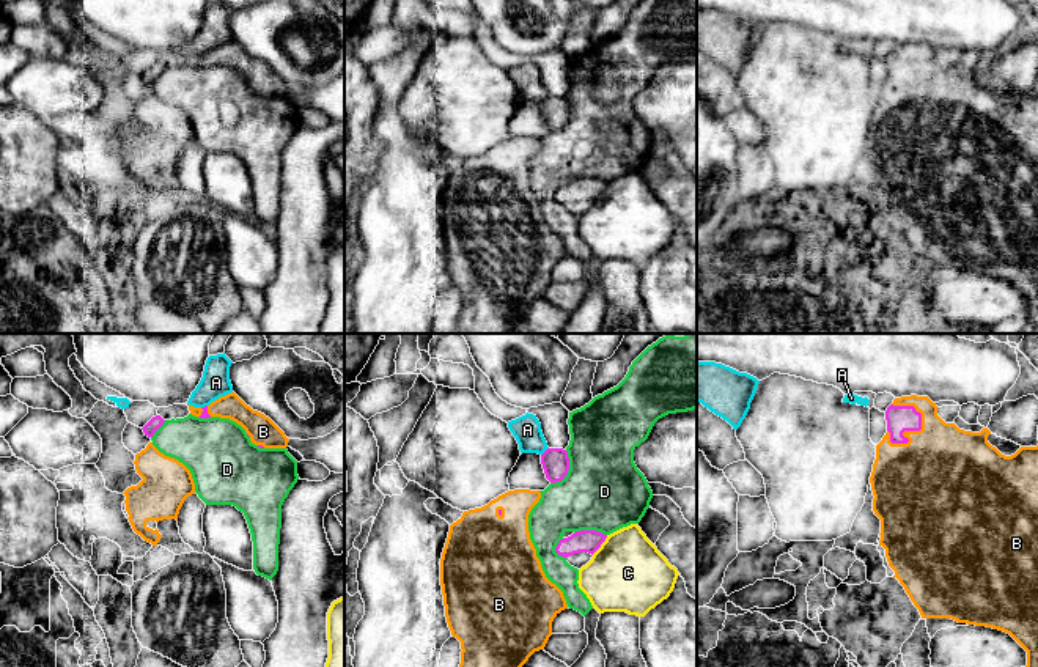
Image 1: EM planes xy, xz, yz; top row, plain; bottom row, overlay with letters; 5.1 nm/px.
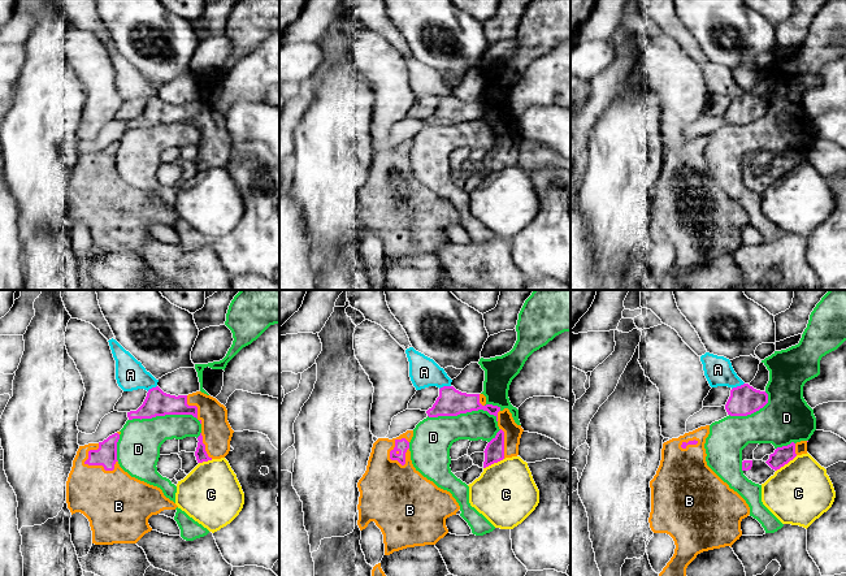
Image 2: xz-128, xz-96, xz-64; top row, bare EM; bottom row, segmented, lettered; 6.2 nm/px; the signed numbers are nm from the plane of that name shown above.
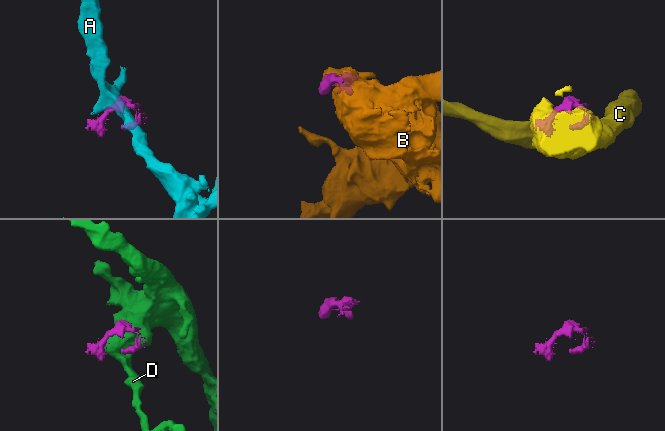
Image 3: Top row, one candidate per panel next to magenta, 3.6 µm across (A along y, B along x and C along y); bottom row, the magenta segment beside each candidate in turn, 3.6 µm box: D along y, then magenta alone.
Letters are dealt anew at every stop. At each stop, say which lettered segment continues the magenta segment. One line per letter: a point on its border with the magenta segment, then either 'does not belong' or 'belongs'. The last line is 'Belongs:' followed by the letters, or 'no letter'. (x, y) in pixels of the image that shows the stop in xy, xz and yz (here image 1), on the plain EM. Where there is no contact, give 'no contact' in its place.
A: contact xz (544, 99); does not belong
B: contact yz (920, 70); belongs
C: contact xz (601, 191); does not belong
D: contact xz (568, 117); does not belong
Belongs: B

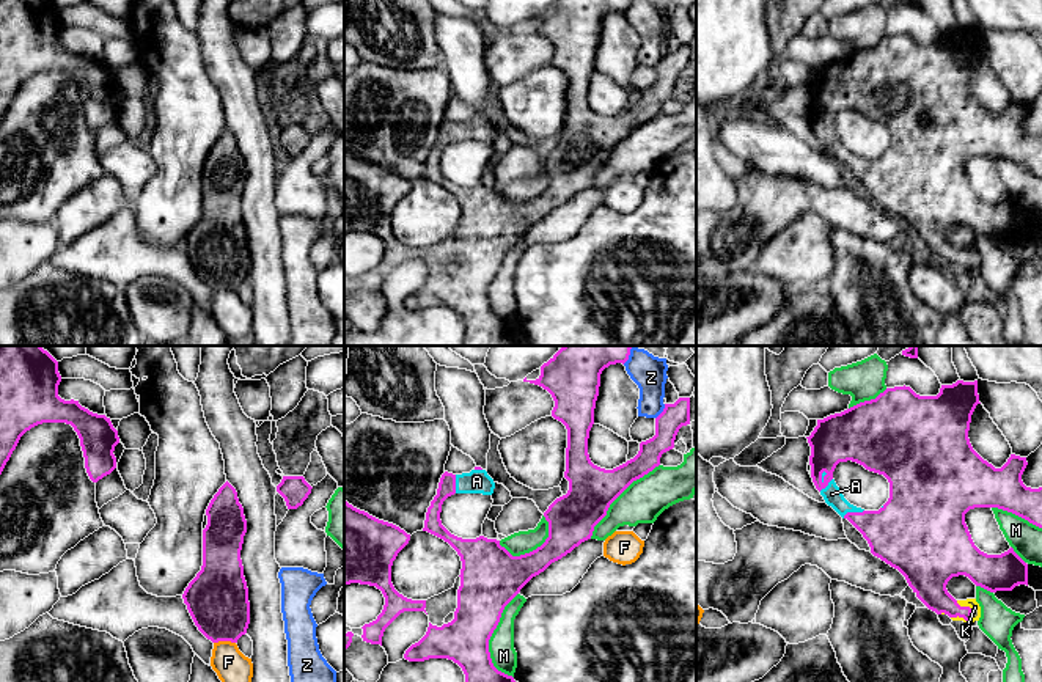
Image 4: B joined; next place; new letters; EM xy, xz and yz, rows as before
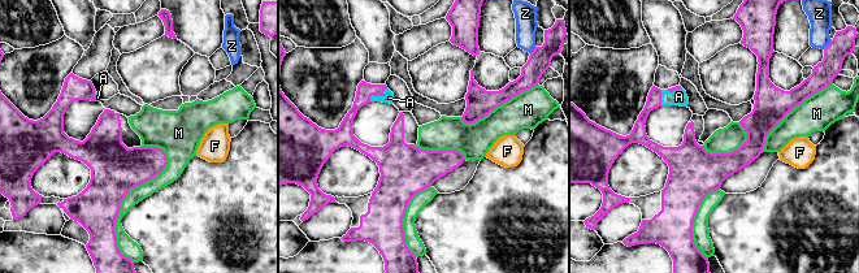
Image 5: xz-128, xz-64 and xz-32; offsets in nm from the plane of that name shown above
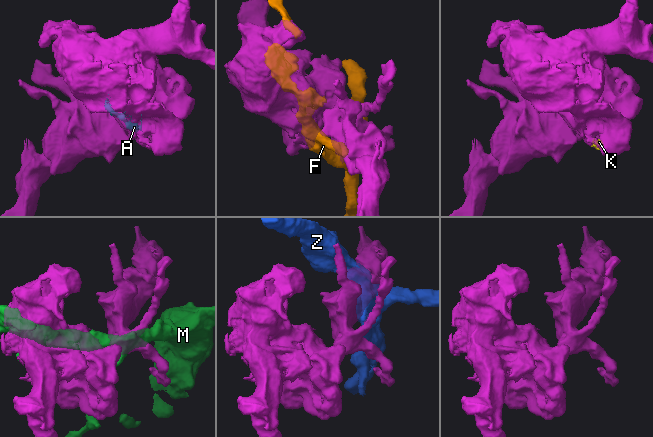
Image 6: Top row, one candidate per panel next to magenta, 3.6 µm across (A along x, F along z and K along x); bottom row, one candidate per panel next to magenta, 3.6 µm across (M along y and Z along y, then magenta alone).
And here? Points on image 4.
A: contact yz (852, 161); belongs
F: contact xy (223, 288); does not belong
K: contact yz (970, 256); belongs
M: contact xz (489, 286); does not belong
Z: contact xz (662, 60); does not belong
Belongs: A, K

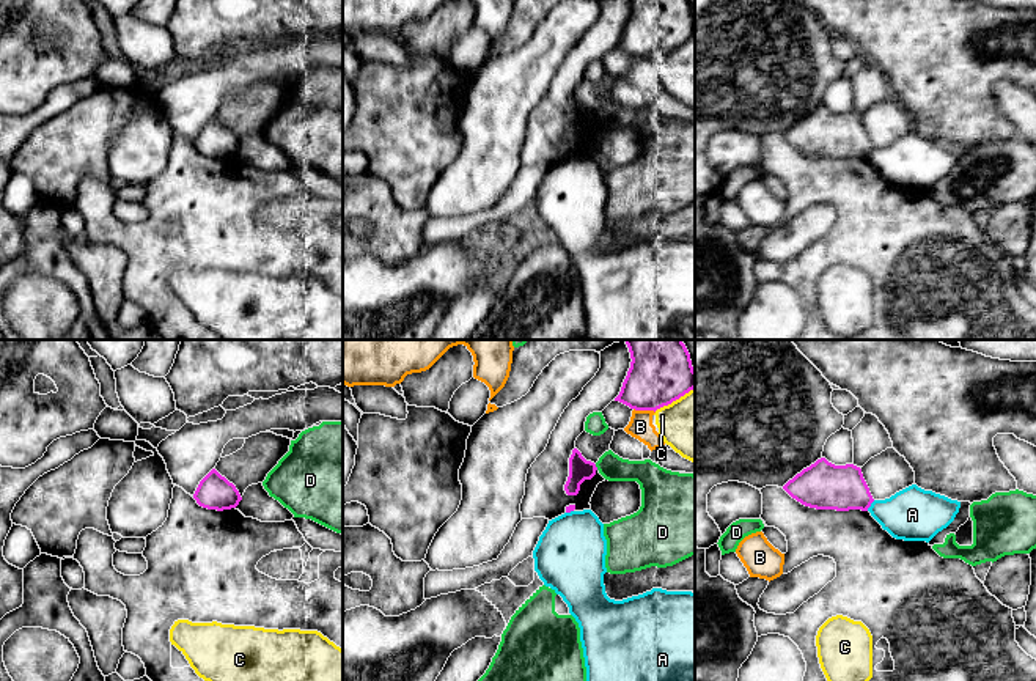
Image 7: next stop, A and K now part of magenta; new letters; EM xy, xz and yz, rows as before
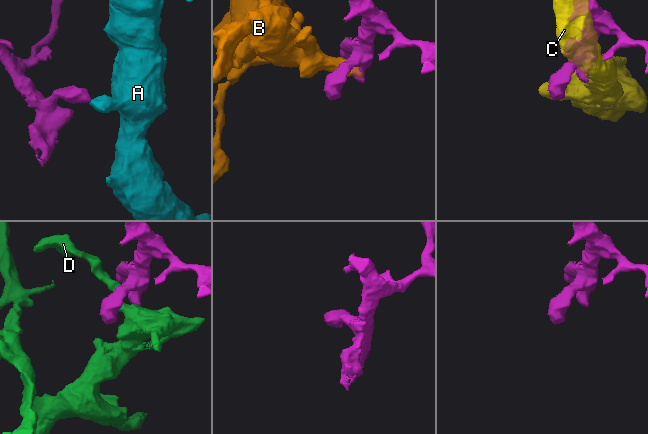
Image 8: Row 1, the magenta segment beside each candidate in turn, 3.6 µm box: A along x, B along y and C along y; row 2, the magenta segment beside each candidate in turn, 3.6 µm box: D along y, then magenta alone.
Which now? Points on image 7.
A: contact yz (870, 153); does not belong
B: contact xz (645, 57); does not belong
C: contact xz (673, 47); does not belong
D: contact xz (596, 115); does not belong
Belongs: no letter

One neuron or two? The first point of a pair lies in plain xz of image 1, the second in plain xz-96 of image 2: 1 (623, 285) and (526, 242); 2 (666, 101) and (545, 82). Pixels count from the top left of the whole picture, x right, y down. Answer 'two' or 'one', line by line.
1: two
2: one

